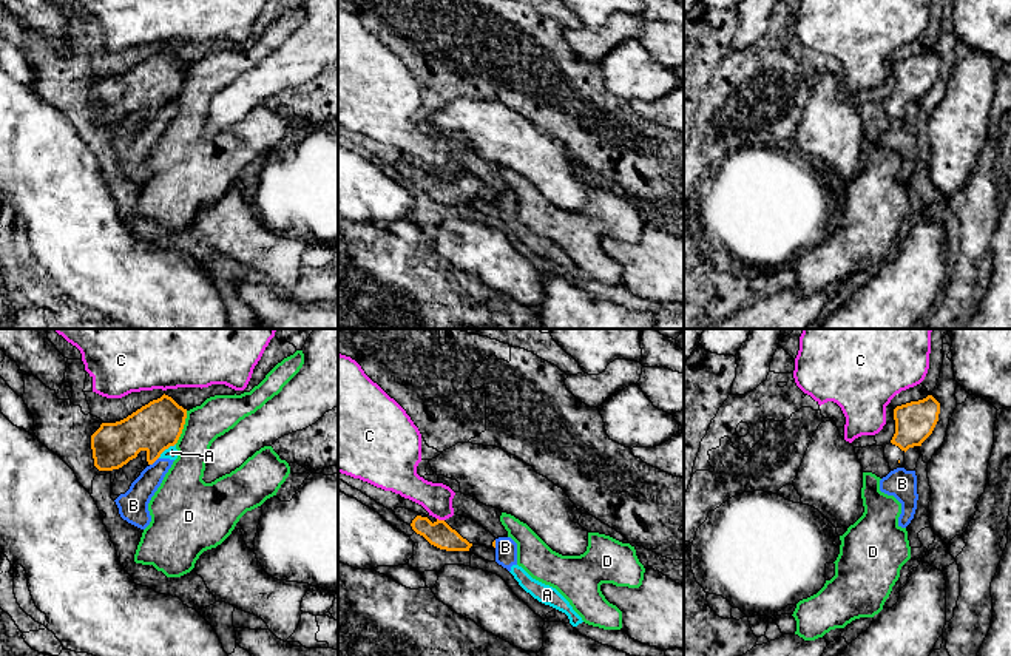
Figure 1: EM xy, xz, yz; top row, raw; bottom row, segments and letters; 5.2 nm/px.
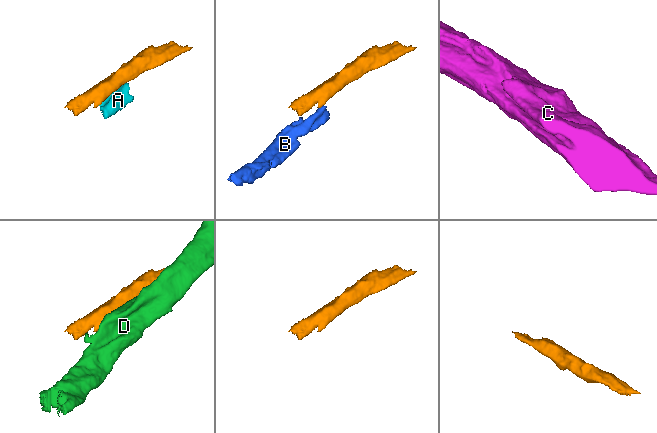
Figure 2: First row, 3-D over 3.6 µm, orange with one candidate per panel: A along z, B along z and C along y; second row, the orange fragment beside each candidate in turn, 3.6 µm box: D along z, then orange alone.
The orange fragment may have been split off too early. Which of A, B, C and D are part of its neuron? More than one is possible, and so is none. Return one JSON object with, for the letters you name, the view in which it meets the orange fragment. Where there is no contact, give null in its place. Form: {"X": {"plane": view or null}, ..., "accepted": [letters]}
{"accepted": []}

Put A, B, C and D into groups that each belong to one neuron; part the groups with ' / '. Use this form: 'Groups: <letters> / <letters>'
Groups: A B / C / D

